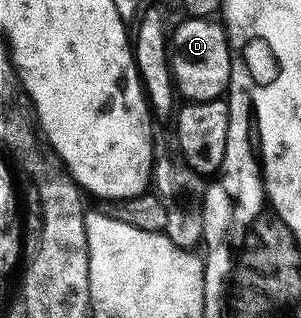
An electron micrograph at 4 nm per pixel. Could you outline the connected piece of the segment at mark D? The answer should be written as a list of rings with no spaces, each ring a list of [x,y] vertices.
[[[187,17],[187,20],[176,31],[174,28],[170,32],[169,58],[171,60],[172,80],[178,94],[184,100],[196,103],[197,101],[221,99],[226,96],[227,87],[231,84],[231,44],[228,42],[227,32],[222,22],[211,17]]]

